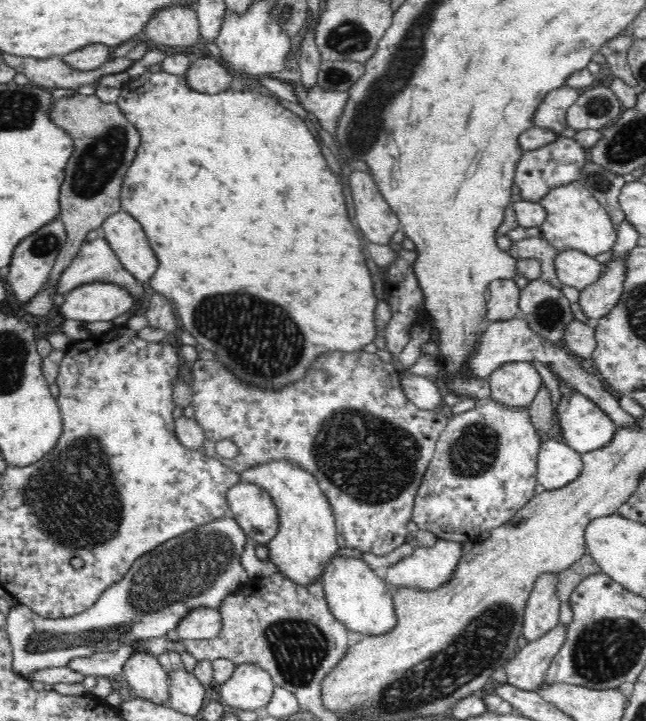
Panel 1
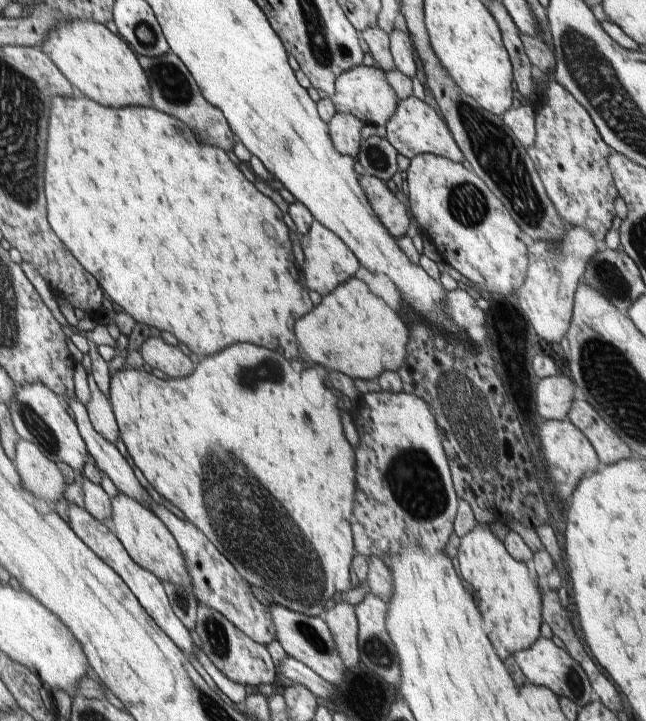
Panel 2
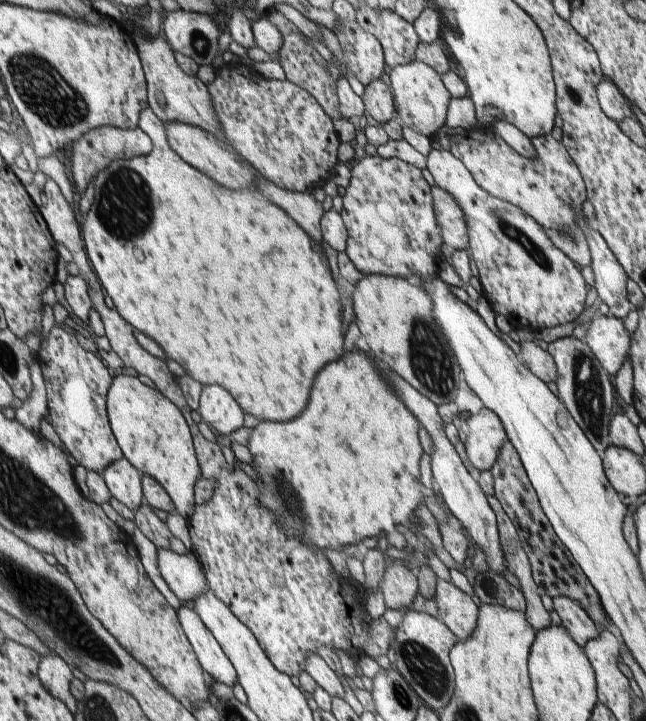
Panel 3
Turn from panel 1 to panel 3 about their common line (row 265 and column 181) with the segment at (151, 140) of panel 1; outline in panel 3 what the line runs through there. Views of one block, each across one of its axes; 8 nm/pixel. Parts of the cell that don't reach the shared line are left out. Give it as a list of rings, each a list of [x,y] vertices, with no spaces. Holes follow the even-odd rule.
[[[142,110],[138,118],[138,125],[153,140],[152,152],[146,156],[135,156],[130,160],[114,160],[106,170],[93,180],[94,202],[85,214],[81,225],[82,240],[87,257],[92,262],[97,279],[104,286],[107,294],[114,302],[116,312],[122,316],[130,326],[140,330],[150,338],[154,338],[164,350],[167,358],[176,360],[186,374],[202,386],[218,385],[225,388],[241,405],[246,414],[255,416],[260,421],[288,422],[290,418],[298,416],[308,402],[308,394],[312,388],[312,378],[318,376],[329,362],[342,357],[342,304],[332,280],[328,258],[322,250],[322,244],[315,242],[306,234],[306,230],[297,224],[282,207],[273,203],[264,195],[250,190],[228,190],[220,186],[214,179],[208,178],[202,171],[196,170],[190,163],[173,150],[166,138],[165,123],[153,110]]]

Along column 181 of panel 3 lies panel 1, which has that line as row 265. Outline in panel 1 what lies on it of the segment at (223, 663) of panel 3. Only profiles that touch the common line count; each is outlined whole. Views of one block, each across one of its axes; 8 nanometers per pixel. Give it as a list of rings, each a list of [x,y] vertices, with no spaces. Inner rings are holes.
[[[614,258],[606,263],[605,274],[594,284],[579,291],[578,304],[586,314],[588,323],[602,318],[621,296],[621,285],[626,278],[626,266],[623,258]]]

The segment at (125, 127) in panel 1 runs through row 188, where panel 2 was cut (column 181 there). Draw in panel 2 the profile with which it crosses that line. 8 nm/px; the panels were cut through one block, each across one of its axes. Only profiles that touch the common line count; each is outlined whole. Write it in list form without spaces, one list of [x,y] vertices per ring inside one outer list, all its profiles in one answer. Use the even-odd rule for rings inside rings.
[[[172,51],[158,56],[140,56],[141,65],[149,77],[152,84],[151,98],[153,108],[166,114],[173,115],[174,118],[182,119],[189,127],[194,127],[194,132],[201,138],[202,143],[222,147],[224,150],[232,150],[234,144],[234,134],[232,127],[228,126],[228,119],[225,114],[210,103],[205,95],[201,93],[193,74],[190,74],[189,67],[178,58]]]

